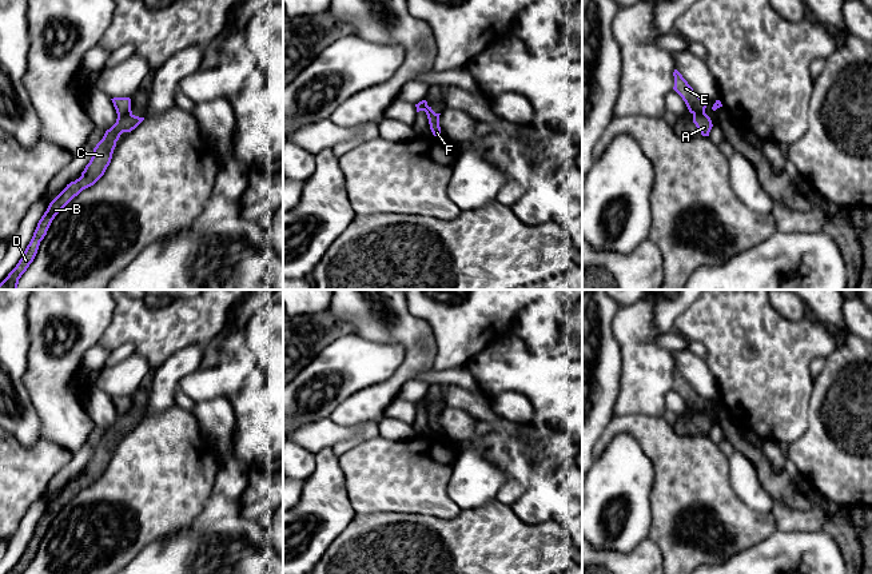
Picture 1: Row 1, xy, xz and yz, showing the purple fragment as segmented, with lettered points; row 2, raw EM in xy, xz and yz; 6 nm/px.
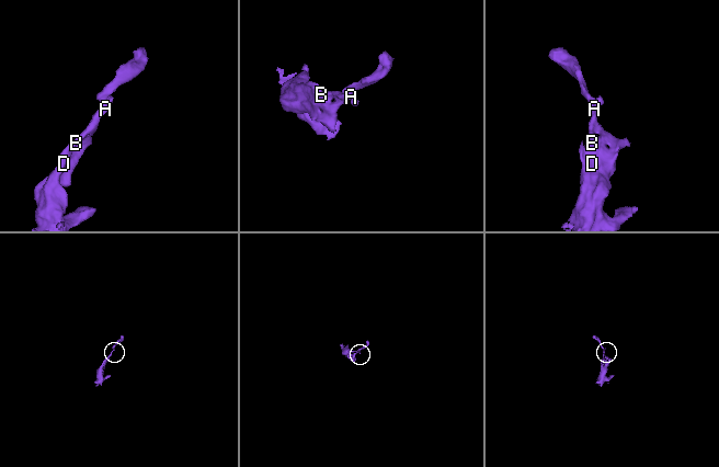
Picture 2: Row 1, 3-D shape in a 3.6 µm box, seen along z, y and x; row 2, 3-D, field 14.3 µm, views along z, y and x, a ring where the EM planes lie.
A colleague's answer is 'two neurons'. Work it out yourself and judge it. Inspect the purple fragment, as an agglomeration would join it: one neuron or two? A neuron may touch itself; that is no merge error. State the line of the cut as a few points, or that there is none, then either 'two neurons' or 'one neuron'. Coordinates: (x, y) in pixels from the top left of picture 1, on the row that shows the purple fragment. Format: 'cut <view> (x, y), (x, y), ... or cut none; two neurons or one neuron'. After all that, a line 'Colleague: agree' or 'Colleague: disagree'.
cut xy (130, 108), (124, 114), (118, 115); two neurons
Colleague: agree

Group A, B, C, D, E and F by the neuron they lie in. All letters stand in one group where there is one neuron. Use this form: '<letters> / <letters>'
A B C D F / E

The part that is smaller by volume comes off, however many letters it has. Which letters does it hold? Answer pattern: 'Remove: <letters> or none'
Remove: E

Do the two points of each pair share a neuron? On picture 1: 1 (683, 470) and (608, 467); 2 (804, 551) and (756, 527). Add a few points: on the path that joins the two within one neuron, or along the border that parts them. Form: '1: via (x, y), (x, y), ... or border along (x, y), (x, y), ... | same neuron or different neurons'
1: border along (638, 441), (644, 454), (653, 466), (650, 499) | different neurons
2: border along (776, 529), (765, 538), (743, 550) | different neurons

